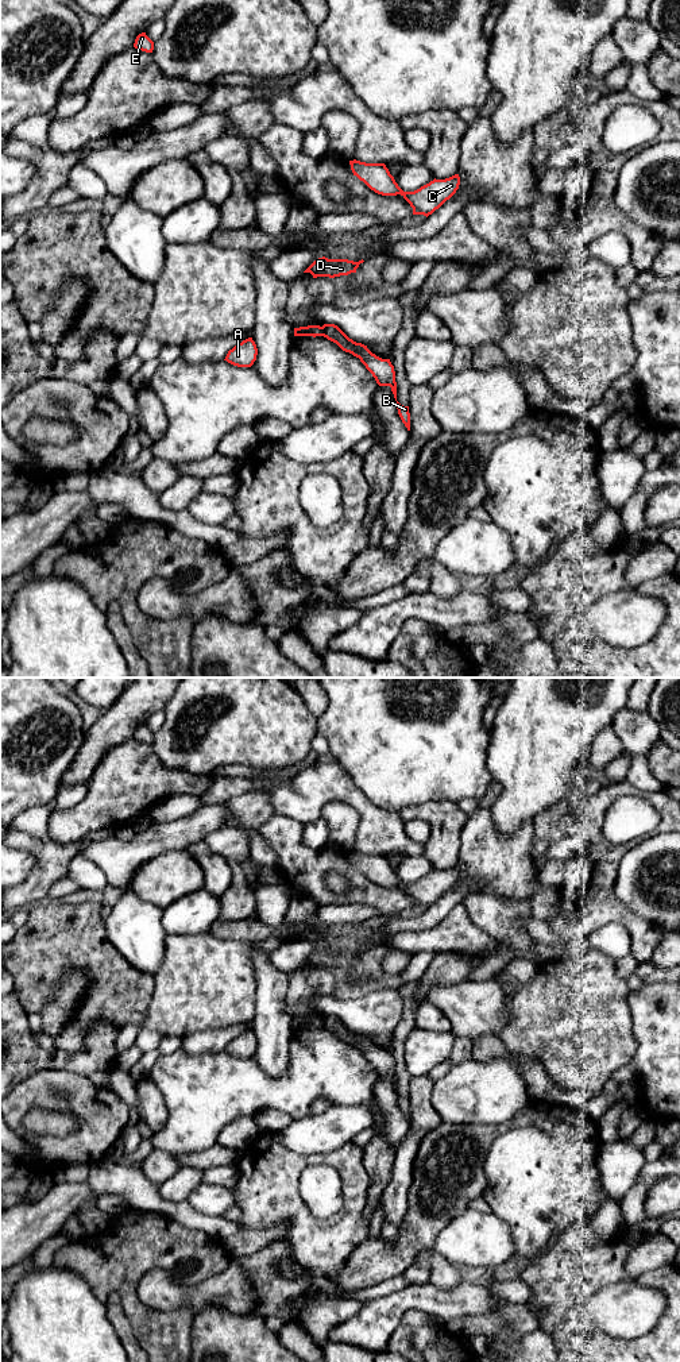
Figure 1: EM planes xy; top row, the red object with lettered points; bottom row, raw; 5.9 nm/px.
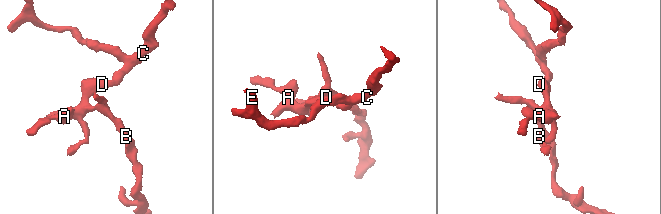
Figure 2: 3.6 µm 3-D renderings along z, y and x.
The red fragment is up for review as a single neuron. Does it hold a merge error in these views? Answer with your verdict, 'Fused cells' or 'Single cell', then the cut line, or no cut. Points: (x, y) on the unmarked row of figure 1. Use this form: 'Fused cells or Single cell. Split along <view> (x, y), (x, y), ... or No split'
Fused cells. Split along xy (320, 1018), (323, 1026)

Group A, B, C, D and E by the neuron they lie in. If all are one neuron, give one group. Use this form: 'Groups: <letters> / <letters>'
Groups: A C D E / B

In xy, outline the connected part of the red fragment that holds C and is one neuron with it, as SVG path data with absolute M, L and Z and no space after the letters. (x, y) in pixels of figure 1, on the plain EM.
M349 852L351 861L371 881L382 887L401 886L413 899L413 906L429 907L449 891L460 876L459 865L445 871L433 871L414 883L403 883L385 854Z

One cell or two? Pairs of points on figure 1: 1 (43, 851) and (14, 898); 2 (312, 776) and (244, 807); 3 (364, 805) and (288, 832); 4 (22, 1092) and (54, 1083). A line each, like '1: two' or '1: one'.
1: one
2: two
3: two
4: one

